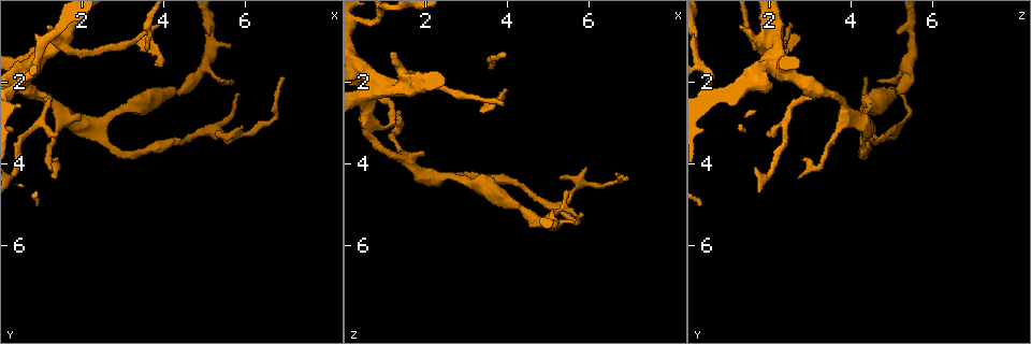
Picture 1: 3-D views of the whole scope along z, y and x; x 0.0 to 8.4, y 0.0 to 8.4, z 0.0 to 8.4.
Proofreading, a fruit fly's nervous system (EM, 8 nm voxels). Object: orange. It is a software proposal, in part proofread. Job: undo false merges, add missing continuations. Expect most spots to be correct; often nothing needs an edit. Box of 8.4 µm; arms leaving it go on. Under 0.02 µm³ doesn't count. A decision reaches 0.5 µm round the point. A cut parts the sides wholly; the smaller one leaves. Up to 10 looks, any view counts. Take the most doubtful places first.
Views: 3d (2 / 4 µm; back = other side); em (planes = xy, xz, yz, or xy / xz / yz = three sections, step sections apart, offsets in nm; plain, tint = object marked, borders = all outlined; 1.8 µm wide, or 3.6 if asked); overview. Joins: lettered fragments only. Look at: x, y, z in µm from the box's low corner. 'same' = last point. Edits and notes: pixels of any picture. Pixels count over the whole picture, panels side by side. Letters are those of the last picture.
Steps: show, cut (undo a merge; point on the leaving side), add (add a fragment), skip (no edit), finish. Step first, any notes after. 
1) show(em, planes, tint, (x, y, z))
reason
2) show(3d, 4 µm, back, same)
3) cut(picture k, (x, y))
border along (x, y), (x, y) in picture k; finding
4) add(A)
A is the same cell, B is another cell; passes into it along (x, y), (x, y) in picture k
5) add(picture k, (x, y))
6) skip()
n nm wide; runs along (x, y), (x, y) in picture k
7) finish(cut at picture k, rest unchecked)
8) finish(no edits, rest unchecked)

show(3d, 2 µm, (3.60, 0.90, 2.40))
sharp bend

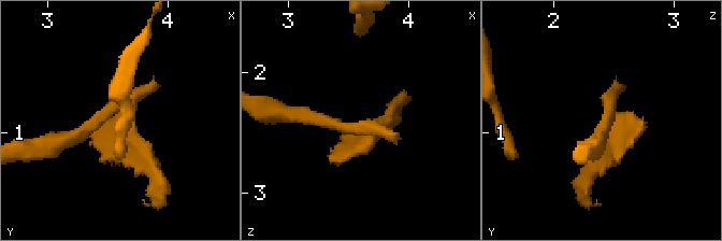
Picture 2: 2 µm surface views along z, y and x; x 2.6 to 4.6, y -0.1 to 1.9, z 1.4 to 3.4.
show(em, xz, step 4, tint, (3.52, 0.86, 2.48))

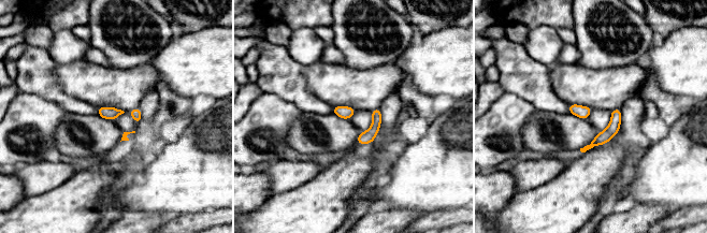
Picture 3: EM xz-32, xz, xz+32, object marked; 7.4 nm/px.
show(em, planes, borders, same)
cut it another way

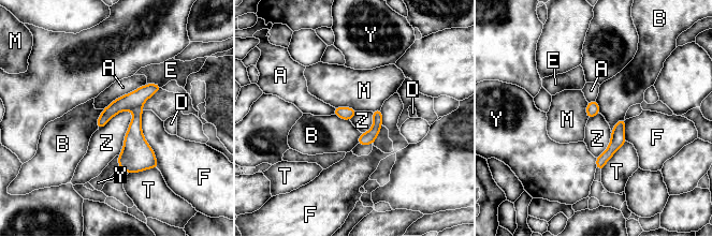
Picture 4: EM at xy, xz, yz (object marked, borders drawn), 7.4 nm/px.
skip()
A, B, D, E, F, M, T, Y and Z are other cells; border along (130, 109), (132, 119), (117, 154) in picture 4; one cell here

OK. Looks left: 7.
show(em, yz, step 8, tint, (1.35, 4.35, 2.70))
free end

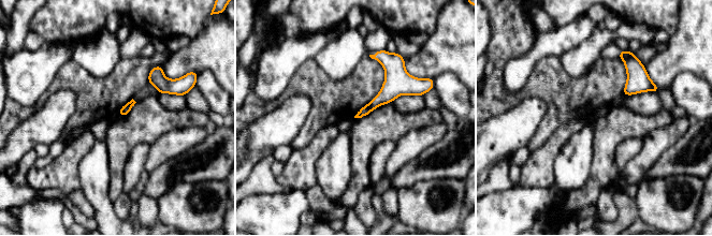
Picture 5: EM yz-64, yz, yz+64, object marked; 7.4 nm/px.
show(em, planes, borders, same)
another direction

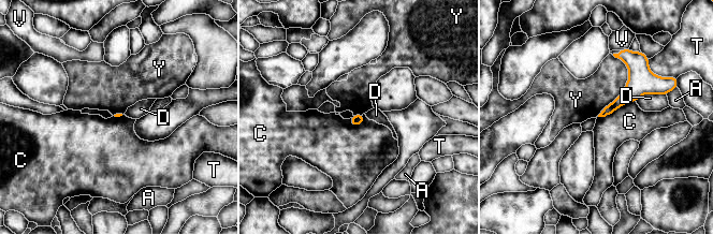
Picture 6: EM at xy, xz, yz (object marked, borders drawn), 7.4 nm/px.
skip()
Y touches over 480 nm; A, C, D, T, V and Y are other cells; border along (635, 100), (598, 117) in picture 6; no lettered fragment goes on from it

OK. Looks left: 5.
show(3d, 4 µm, (1.40, 1.10, 2.05))
three arms meet

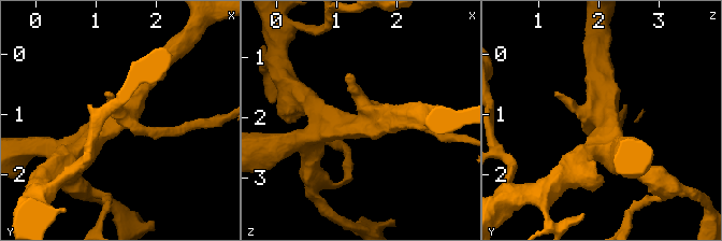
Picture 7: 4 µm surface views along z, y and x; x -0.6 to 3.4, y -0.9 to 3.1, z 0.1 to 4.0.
show(em, 3.6 µm, xy, step 16, tint, (1.40, 1.05, 2.10))

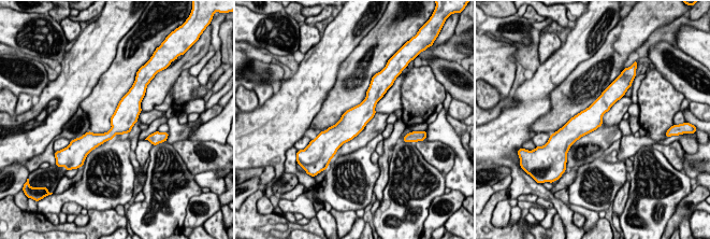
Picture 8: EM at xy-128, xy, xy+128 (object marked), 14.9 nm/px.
show(em, 3.6 µm, planes, borders, same)
cut it another way

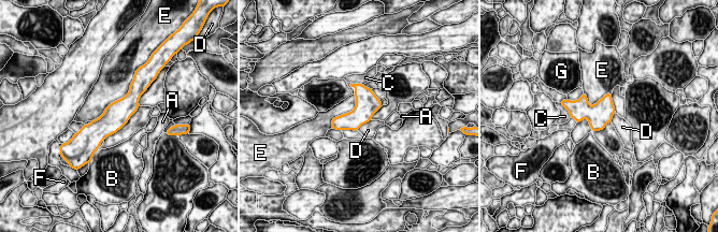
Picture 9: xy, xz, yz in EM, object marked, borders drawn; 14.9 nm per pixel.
skip()
320 nm wide; A, B, C, D, E, F and G are other cells; border along (133, 80), (130, 89), (91, 121) in picture 9; one cell here

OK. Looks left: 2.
show(3d, 2 µm, (5.70, 1.20, 5.50))
branch stops here

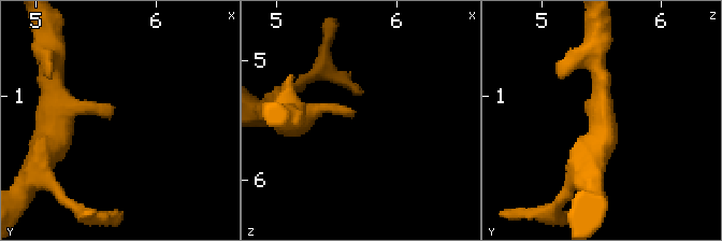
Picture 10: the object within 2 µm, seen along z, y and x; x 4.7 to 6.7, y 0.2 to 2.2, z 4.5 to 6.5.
show(em, planes, borders, (5.64, 1.16, 5.44))
arms of 190, 260 nm

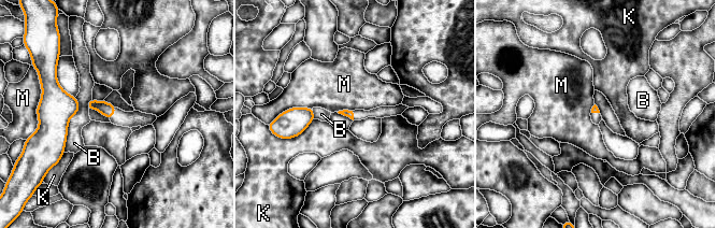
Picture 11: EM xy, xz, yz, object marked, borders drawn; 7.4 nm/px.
skip()
B, K and M are other cells; border along (312, 108), (288, 108), (281, 113) in picture 11; none of them fits

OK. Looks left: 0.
finish(no edits, rest unchecked)

